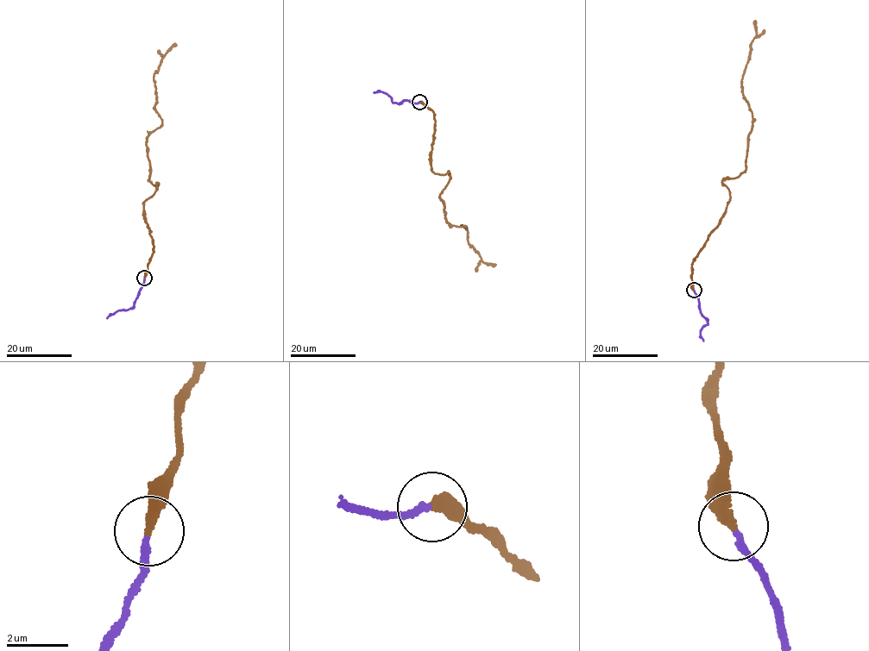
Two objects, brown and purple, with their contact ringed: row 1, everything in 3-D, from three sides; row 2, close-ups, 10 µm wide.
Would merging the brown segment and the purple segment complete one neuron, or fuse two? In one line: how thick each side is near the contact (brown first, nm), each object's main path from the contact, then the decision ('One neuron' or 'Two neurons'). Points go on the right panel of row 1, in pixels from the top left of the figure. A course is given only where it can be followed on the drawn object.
Thickness 360 nm (brown) against 220 nm. Course of brown: (694, 290), (693, 259), (729, 200), (722, 183), (745, 170), (752, 120), (742, 76), (756, 33), (754, 20). Course of purple: (694, 290), (698, 299), (700, 312), (708, 321), (701, 331), (703, 341). One neuron

